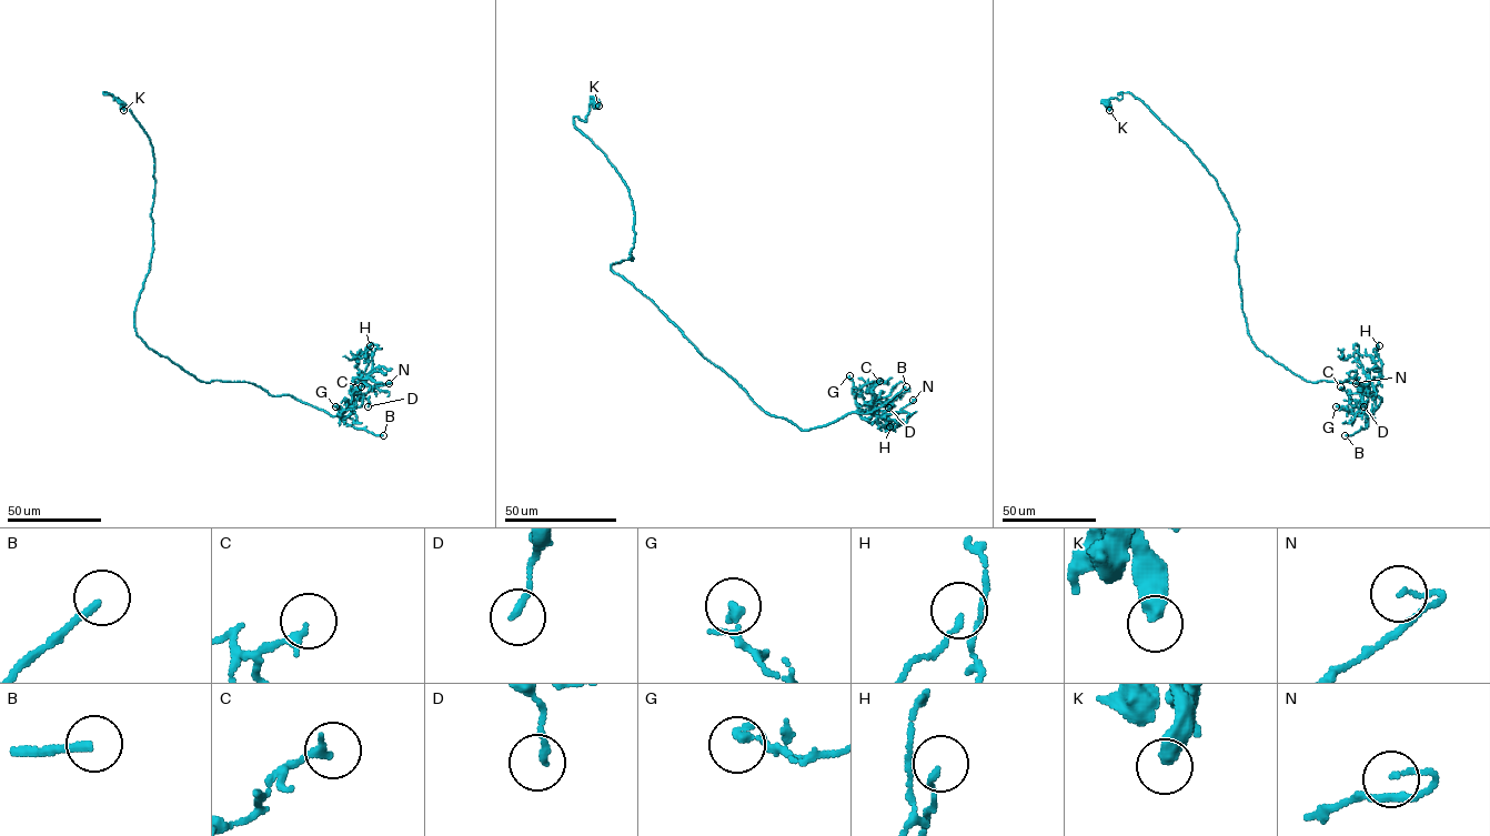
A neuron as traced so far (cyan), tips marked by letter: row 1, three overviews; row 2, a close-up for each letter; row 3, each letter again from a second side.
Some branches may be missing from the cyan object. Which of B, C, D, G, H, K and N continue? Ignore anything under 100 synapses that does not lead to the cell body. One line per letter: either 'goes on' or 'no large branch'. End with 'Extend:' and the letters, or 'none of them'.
B: goes on
C: no large branch
D: no large branch
G: no large branch
H: no large branch
K: no large branch
N: no large branch
Extend: B

